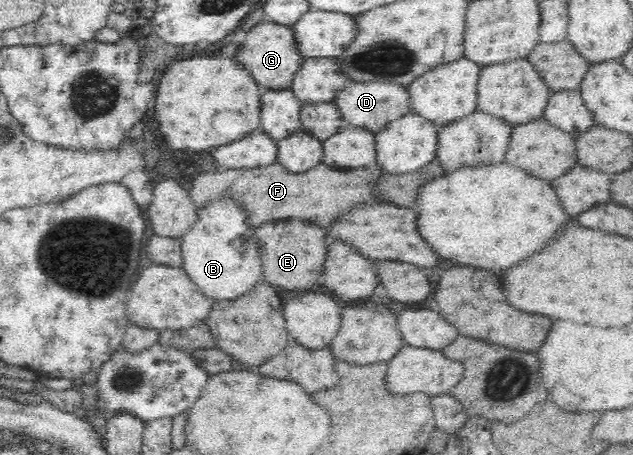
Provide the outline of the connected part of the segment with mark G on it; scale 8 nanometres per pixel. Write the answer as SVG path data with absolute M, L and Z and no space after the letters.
M260 21L247 31L246 39L237 50L235 59L243 65L243 69L251 73L251 77L257 81L262 91L268 91L289 88L304 58L296 49L290 26Z

